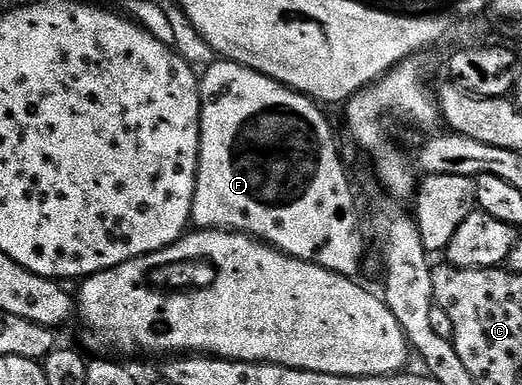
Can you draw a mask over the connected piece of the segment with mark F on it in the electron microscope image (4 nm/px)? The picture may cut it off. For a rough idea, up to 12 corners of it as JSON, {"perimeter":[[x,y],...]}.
{"perimeter":[[200,75],[194,227],[360,275],[361,218],[314,99]]}

